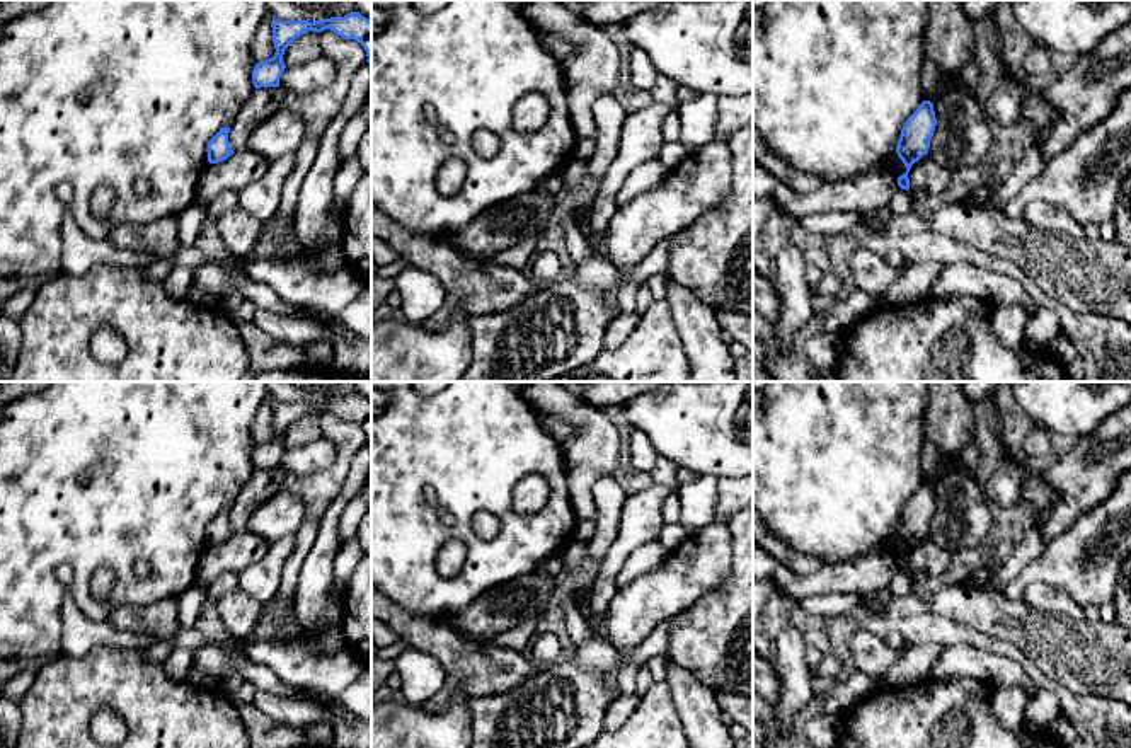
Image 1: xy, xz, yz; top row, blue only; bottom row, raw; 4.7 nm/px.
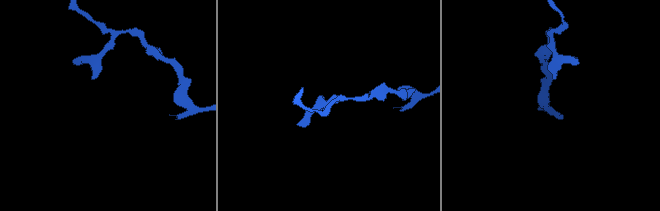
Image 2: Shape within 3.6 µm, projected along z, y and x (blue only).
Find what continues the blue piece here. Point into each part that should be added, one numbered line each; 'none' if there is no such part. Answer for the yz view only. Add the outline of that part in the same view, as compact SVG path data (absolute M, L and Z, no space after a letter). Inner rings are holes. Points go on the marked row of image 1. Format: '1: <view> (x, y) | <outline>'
none

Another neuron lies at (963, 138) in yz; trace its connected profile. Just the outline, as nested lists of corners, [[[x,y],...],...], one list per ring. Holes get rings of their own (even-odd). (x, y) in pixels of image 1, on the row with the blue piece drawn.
[[[945,83],[944,95],[932,104],[937,126],[928,155],[950,172],[983,169],[991,158],[993,136],[973,92]]]

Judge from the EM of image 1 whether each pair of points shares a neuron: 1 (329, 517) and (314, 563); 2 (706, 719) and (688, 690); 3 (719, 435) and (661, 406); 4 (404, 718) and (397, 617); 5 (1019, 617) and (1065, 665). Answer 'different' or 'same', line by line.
1: same
2: same
3: same
4: different
5: same

